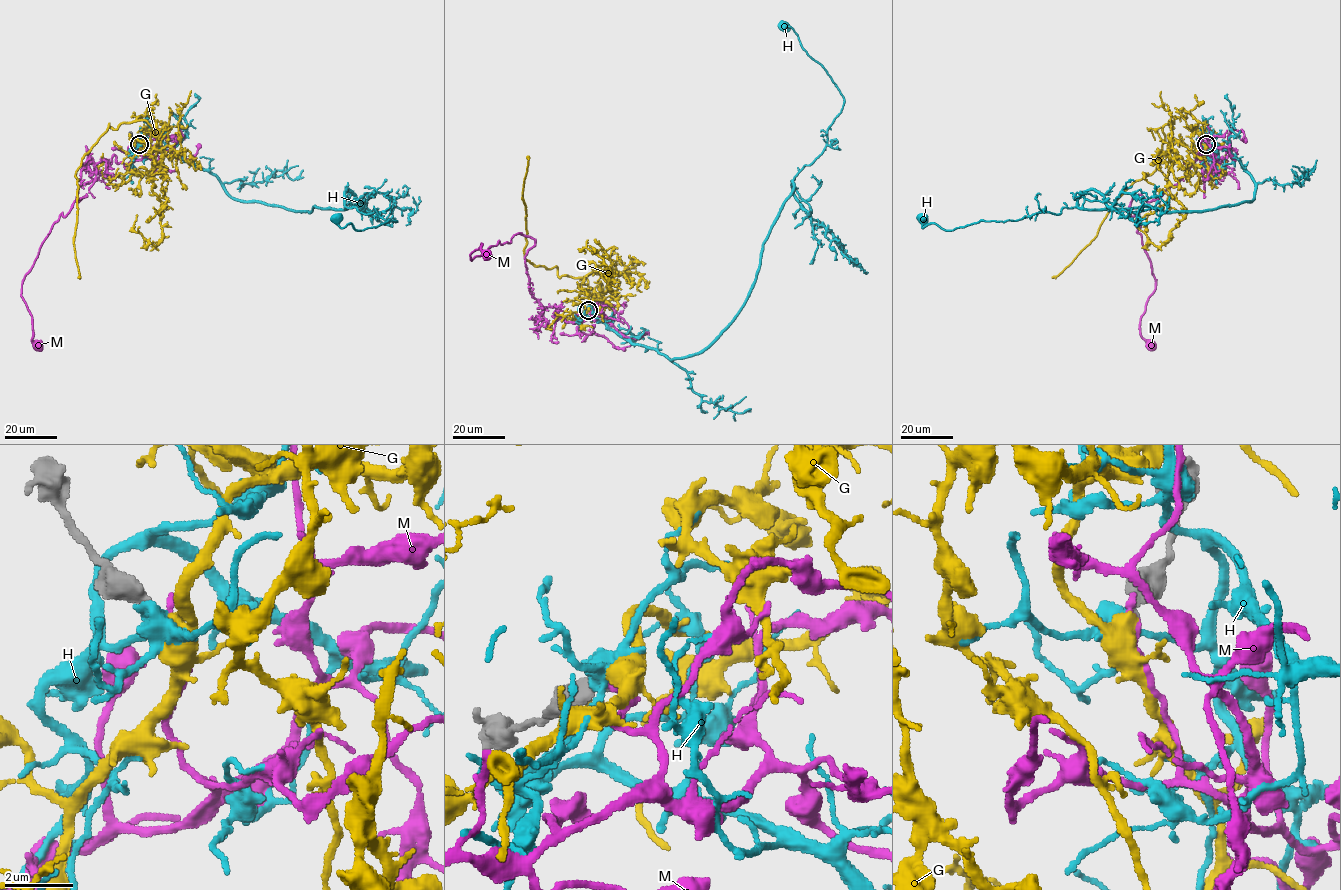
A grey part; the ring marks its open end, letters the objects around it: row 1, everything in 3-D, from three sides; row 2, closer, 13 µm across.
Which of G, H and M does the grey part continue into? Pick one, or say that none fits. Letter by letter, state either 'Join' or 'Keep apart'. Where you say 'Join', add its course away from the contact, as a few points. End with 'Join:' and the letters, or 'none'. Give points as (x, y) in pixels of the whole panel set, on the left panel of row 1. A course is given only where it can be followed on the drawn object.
G: Keep apart
H: Keep apart
M: Join. Its course: (139, 144), (143, 158), (127, 165), (87, 160), (75, 199), (86, 196), (61, 213), (24, 278), (36, 346)
Join: M

